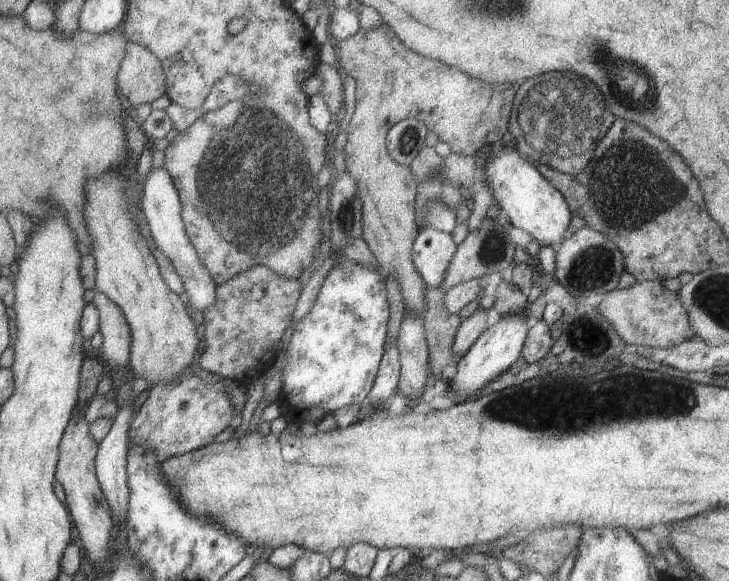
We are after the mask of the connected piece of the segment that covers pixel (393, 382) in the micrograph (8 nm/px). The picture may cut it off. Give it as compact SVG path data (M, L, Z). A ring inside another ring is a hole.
M388 337L372 390L368 394L368 400L372 402L372 407L380 402L386 402L390 396L395 394L400 380L401 368L398 342L390 340Z

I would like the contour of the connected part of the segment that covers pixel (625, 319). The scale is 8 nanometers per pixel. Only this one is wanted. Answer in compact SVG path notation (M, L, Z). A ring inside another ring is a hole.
M658 281L636 282L632 286L614 289L597 304L596 310L604 316L626 344L647 348L673 348L693 334L688 313L678 293L669 290Z

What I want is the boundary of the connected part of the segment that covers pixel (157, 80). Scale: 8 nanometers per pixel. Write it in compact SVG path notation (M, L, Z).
M128 41L126 56L122 60L117 74L118 90L124 101L131 108L139 104L152 103L166 93L166 72L162 68L161 60L146 46Z

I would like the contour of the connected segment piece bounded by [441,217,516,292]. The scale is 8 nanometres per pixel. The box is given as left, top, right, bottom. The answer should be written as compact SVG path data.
M485 217L478 229L475 232L468 233L464 242L457 246L456 254L450 260L450 266L448 266L444 280L442 280L443 291L448 292L450 288L474 278L482 278L494 274L494 272L502 272L514 261L515 245L512 237L508 234L507 227L500 226L497 221Z

